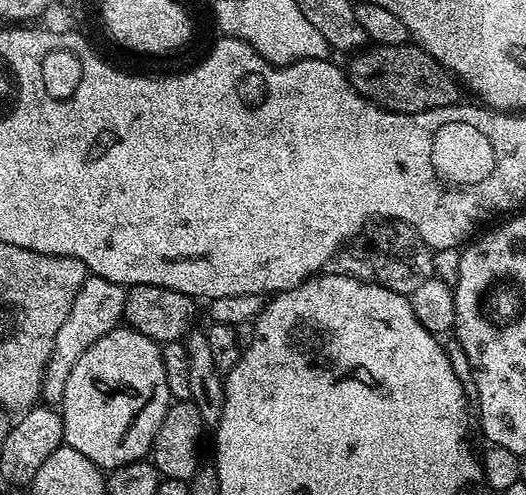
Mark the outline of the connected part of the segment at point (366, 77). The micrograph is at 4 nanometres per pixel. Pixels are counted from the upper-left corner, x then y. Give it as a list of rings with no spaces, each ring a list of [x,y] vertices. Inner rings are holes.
[[[409,42],[402,46],[368,46],[349,60],[352,61],[346,64],[348,81],[352,83],[356,93],[387,112],[418,114],[461,103],[460,81],[428,51],[415,43]]]

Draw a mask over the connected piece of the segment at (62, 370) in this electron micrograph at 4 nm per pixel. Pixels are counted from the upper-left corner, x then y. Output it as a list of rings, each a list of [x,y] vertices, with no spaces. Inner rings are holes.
[[[89,275],[84,280],[82,288],[78,290],[78,295],[74,304],[70,308],[70,313],[62,322],[61,329],[58,330],[57,337],[54,338],[54,347],[50,352],[50,360],[47,362],[46,370],[43,374],[43,390],[41,399],[50,406],[59,405],[65,396],[66,381],[70,378],[70,370],[74,368],[75,362],[82,358],[86,352],[100,337],[104,337],[110,330],[116,328],[123,319],[125,310],[125,298],[127,291],[125,287],[101,276]]]

